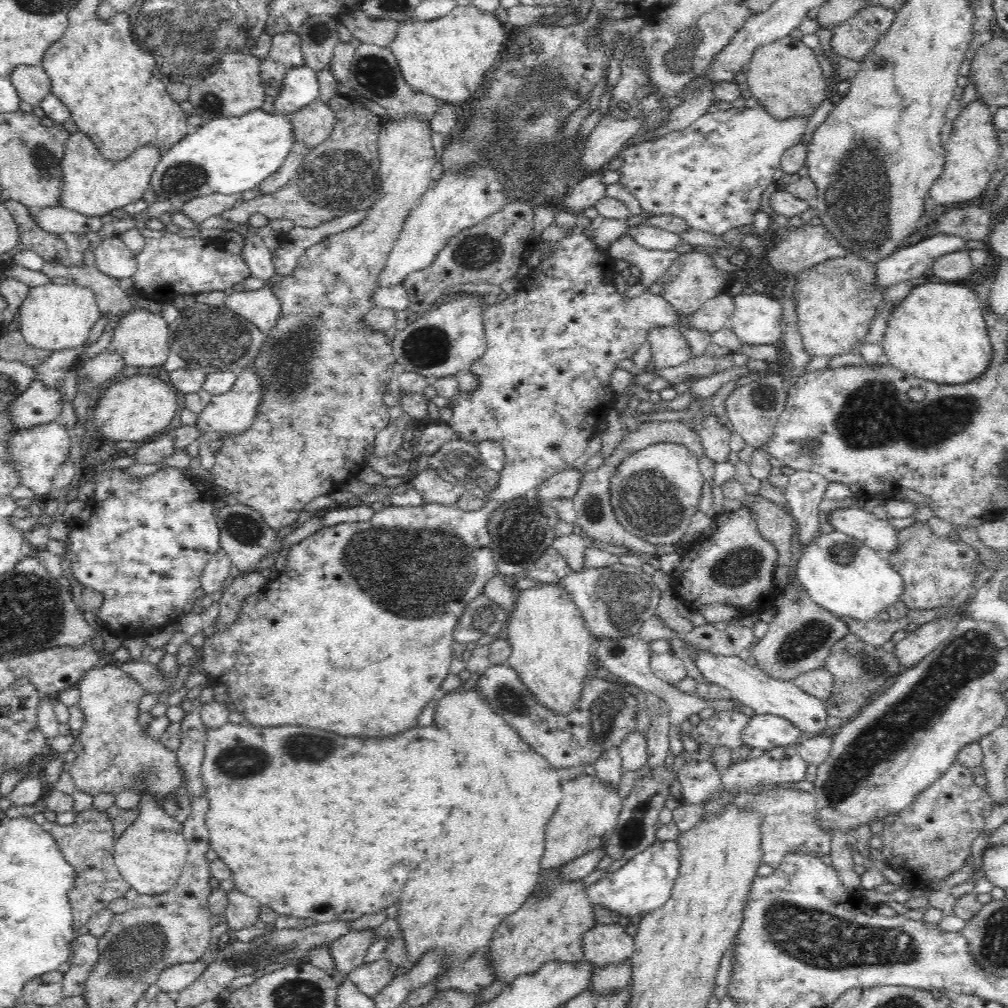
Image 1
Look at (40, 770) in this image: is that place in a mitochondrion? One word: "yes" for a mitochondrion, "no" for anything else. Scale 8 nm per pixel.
no

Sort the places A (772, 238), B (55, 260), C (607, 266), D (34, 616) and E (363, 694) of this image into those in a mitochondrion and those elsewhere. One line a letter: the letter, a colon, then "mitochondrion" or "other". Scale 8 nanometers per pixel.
A: other
B: other
C: other
D: mitochondrion
E: other

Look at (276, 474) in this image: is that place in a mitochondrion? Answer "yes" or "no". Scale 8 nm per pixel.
no

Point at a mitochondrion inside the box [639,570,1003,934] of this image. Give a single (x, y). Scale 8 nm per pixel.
(971, 655)

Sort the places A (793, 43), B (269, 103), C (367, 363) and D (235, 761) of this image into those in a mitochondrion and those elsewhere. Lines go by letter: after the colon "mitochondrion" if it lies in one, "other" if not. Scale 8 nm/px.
A: other
B: other
C: other
D: mitochondrion

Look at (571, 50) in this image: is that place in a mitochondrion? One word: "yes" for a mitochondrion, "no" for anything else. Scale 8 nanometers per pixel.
yes

